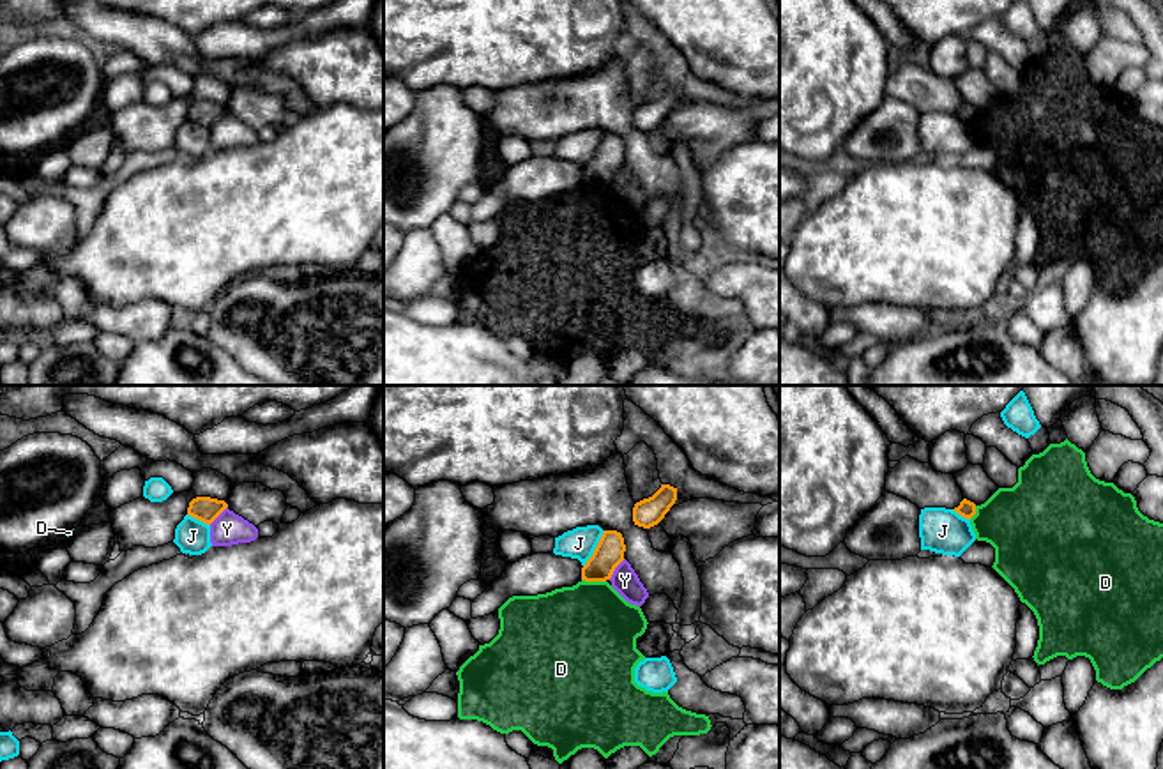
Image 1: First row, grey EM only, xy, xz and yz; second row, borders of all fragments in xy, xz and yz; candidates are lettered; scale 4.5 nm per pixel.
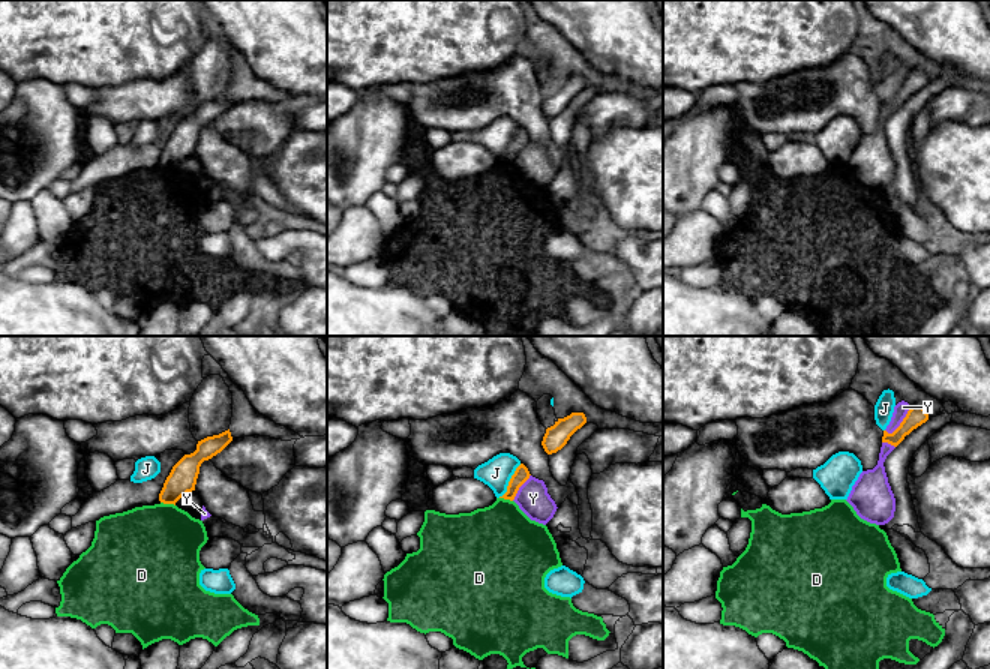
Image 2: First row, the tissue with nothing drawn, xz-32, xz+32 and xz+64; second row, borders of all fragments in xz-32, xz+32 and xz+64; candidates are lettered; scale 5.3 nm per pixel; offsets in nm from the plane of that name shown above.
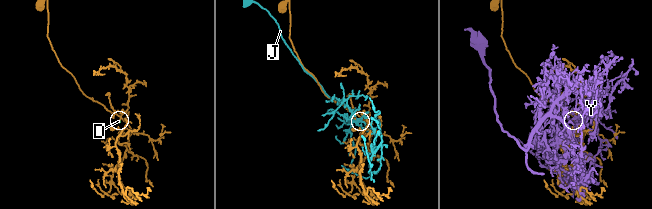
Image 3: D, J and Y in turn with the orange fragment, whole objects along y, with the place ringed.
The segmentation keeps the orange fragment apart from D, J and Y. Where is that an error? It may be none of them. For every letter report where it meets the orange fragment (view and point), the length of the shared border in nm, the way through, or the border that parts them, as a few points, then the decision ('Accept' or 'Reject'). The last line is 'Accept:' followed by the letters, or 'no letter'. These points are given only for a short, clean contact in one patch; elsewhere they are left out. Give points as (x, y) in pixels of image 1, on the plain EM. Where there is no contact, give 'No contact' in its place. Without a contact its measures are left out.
D: Touches orange at xz (594, 184). Shared border 110 nm. Boundary: xz (582, 182), (605, 186). Reject
J: Touches orange at xz (596, 152). Shared border 190 nm. Reject
Y: Touches orange at xz (614, 174). Shared border 120 nm. Reject
Accept: no letter

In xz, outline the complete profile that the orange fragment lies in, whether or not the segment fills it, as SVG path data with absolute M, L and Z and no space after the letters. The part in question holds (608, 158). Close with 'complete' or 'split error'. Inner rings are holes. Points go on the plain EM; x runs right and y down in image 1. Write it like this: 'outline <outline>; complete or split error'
outline M604 134L592 161L582 171L582 184L606 186L615 171L624 164L624 141L617 134Z; complete

